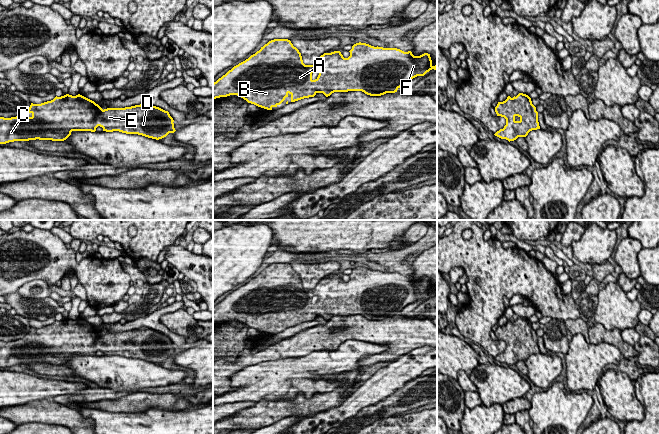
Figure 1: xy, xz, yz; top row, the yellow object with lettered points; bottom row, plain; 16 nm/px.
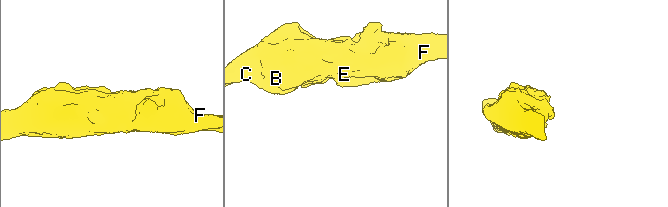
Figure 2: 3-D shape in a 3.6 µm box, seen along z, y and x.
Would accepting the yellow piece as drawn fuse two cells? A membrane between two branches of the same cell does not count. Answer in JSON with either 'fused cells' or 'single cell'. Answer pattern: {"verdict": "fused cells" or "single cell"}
{"verdict": "single cell"}

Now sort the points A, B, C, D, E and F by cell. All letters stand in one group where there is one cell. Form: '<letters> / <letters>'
A B C D E F

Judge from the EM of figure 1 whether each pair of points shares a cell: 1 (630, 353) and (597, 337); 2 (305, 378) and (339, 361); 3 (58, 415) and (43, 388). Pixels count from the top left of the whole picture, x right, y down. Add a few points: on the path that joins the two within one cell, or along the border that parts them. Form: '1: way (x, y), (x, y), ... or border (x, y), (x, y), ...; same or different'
1: way (622, 345), (614, 337), (605, 337); same
2: way (313, 373), (324, 364), (331, 363); same
3: border (51, 399), (36, 399), (26, 403); different

